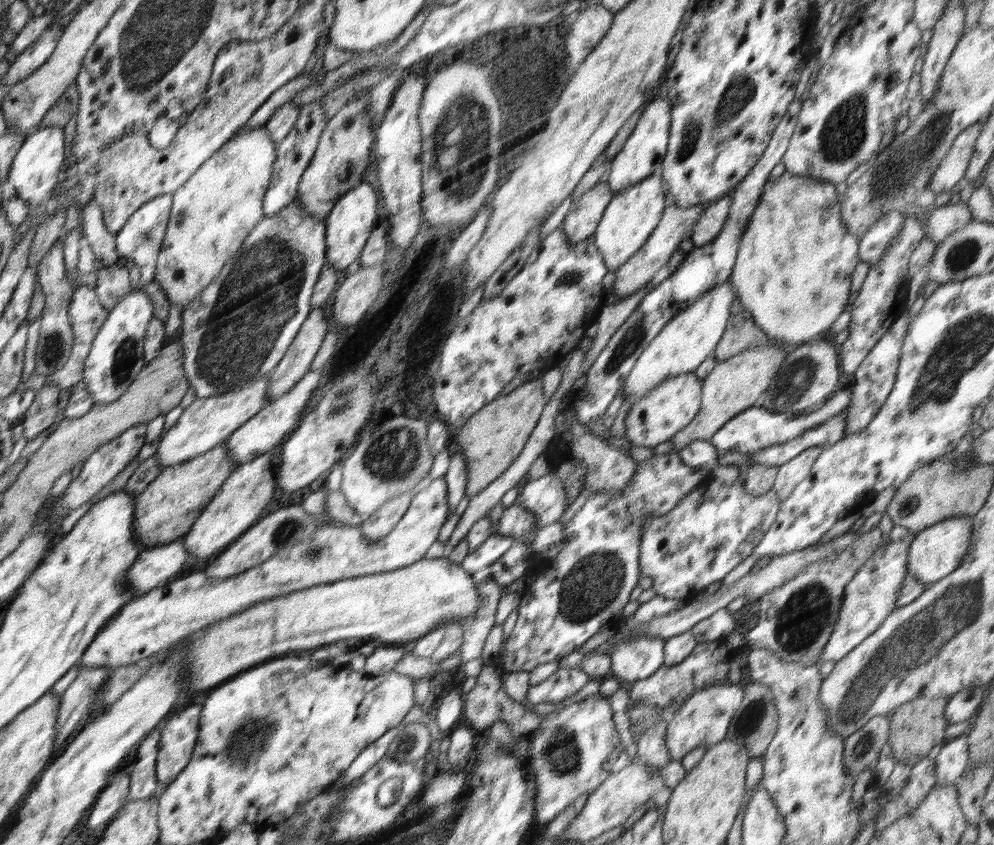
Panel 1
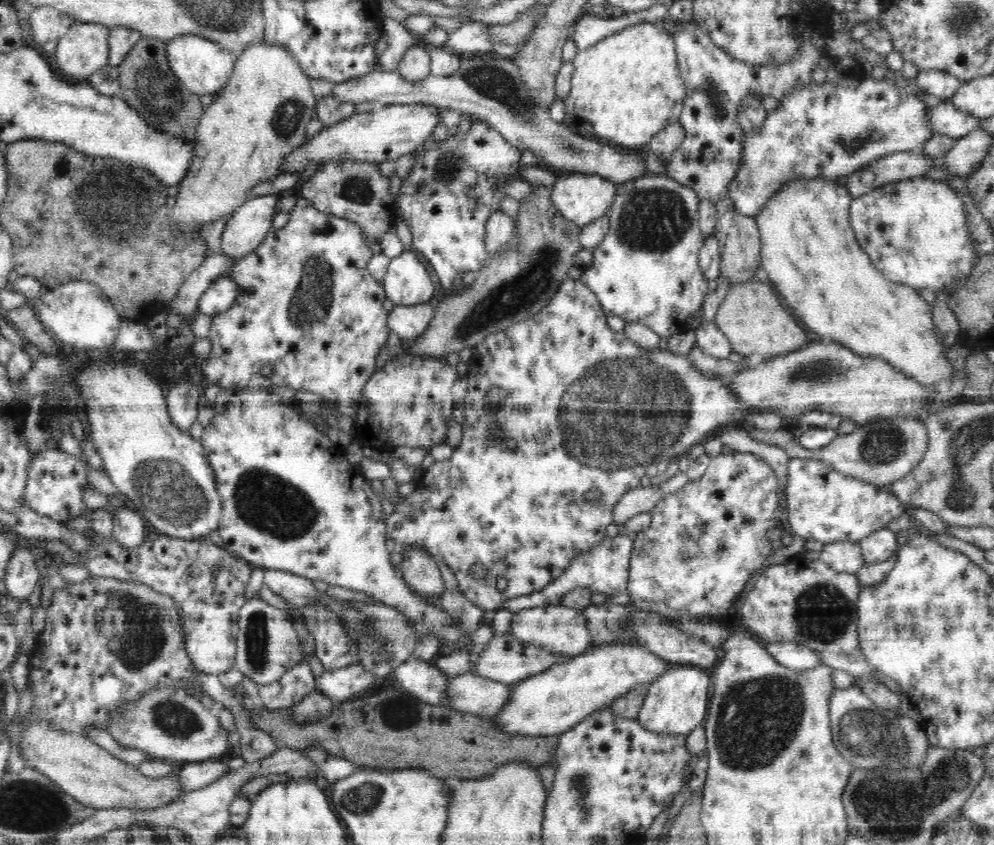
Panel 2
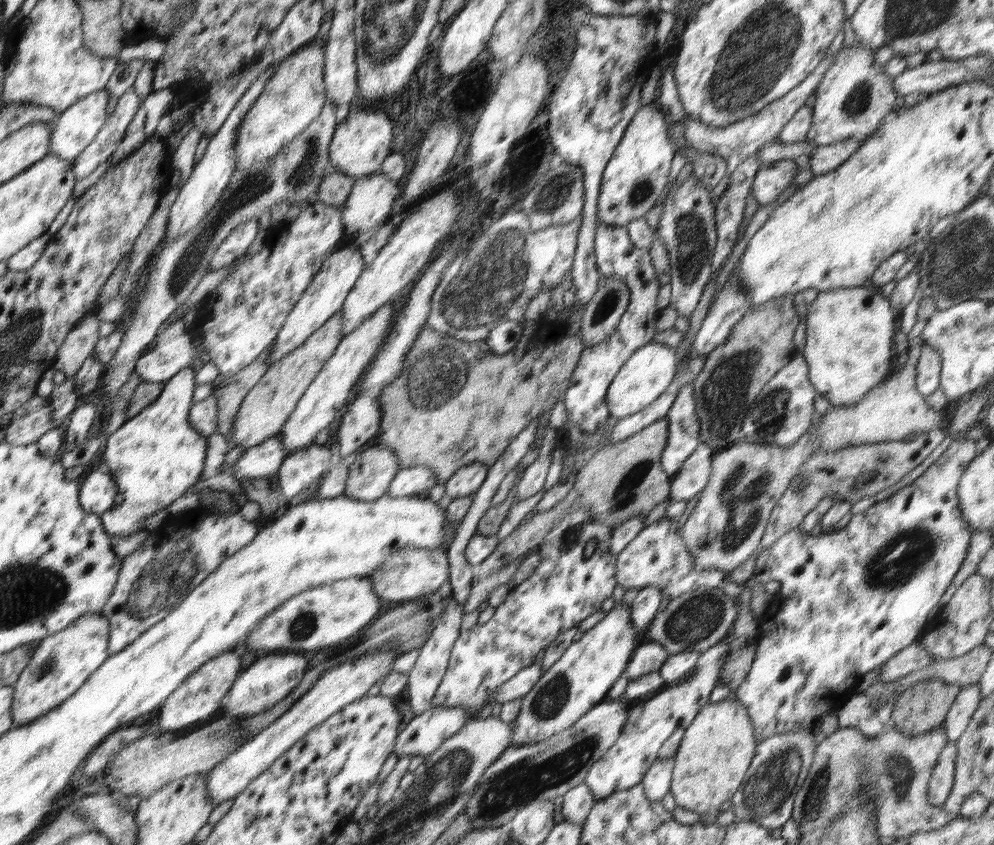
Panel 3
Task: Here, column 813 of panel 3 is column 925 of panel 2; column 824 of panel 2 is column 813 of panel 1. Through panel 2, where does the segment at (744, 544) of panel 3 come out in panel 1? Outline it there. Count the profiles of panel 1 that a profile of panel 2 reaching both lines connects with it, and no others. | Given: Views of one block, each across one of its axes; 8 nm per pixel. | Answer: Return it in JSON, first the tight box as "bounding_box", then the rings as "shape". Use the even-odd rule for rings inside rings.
{"bounding_box":[772,447,823,503],"shape":[[[823,447],[807,448],[799,456],[793,457],[790,461],[779,466],[772,487],[780,503],[783,503],[796,488],[796,485],[809,475],[812,465],[822,453]]]}

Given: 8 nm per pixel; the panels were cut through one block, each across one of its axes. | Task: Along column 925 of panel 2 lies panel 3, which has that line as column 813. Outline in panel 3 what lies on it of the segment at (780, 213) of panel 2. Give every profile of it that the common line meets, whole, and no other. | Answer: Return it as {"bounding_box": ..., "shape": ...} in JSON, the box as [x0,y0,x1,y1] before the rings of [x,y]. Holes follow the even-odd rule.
{"bounding_box":[799,286,899,406],"shape":[[[876,286],[842,287],[818,293],[804,316],[806,343],[799,353],[807,360],[810,382],[832,406],[858,403],[870,389],[892,374],[898,349],[894,342],[898,320],[899,316],[893,311],[888,298]]]}

